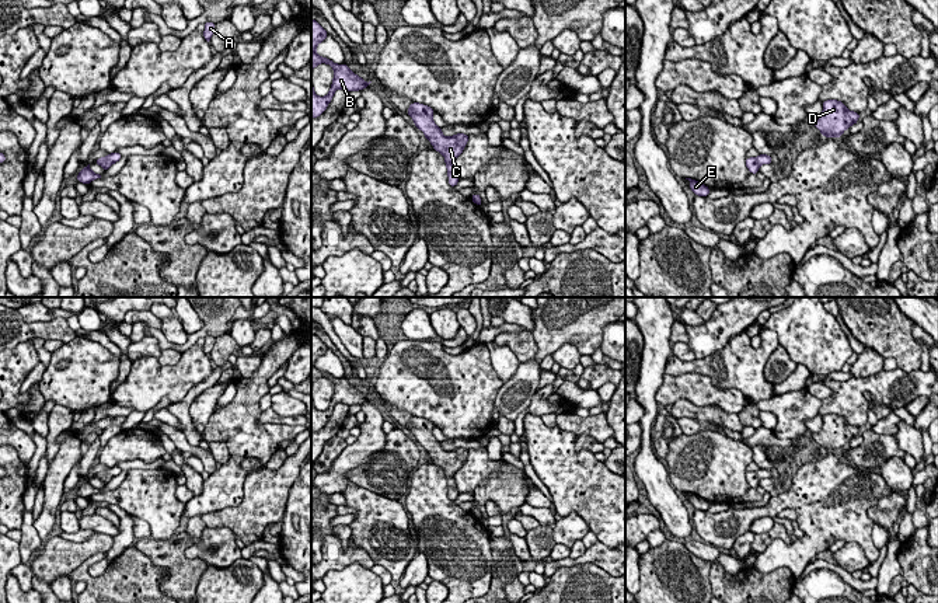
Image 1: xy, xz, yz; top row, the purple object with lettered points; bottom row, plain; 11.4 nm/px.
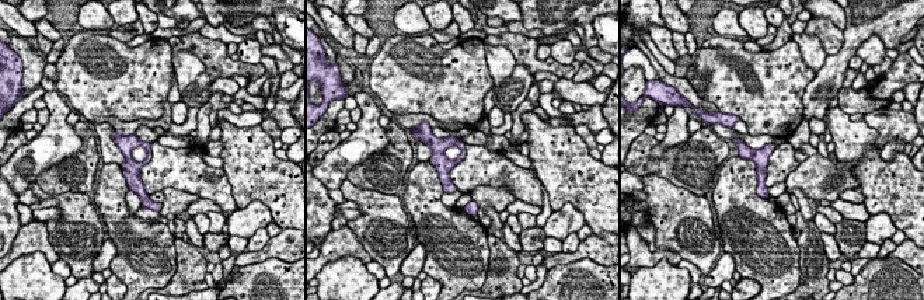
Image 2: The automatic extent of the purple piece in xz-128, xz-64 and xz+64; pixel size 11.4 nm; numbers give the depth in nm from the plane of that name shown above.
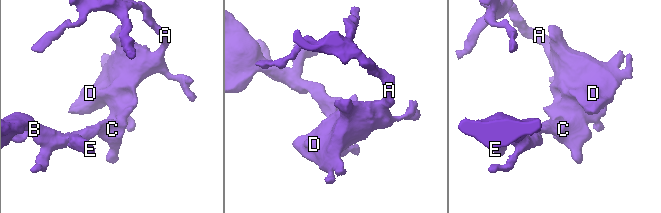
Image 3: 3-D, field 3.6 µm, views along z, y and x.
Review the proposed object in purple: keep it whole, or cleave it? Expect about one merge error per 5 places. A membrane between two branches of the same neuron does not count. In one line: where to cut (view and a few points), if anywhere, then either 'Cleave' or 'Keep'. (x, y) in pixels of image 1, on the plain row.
No split. Keep

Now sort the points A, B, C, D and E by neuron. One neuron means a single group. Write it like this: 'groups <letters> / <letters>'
groups A B C D E

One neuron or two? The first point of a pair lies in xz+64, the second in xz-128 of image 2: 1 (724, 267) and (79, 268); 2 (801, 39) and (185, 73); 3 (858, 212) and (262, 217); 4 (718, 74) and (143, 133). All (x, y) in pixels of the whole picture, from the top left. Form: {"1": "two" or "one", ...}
{"1": "two", "2": "one", "3": "two", "4": "two"}

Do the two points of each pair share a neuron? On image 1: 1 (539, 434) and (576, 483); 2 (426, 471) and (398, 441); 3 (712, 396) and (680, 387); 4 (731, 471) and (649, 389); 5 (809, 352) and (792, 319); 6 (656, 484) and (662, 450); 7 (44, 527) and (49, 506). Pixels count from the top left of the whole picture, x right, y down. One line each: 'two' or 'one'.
1: one
2: two
3: one
4: two
5: one
6: two
7: one

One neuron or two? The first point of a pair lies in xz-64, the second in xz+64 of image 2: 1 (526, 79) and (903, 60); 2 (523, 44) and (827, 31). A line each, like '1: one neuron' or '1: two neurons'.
1: two neurons
2: one neuron

